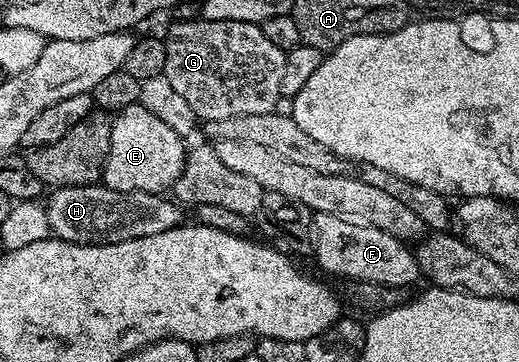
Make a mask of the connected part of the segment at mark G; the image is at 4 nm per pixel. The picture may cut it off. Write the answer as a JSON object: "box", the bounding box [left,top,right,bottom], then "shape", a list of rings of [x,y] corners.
{"box":[163,17,286,120],"shape":[[[200,17],[189,22],[172,22],[169,27],[165,34],[167,63],[163,76],[187,100],[198,120],[269,114],[278,108],[286,50],[275,46],[261,25]]]}

